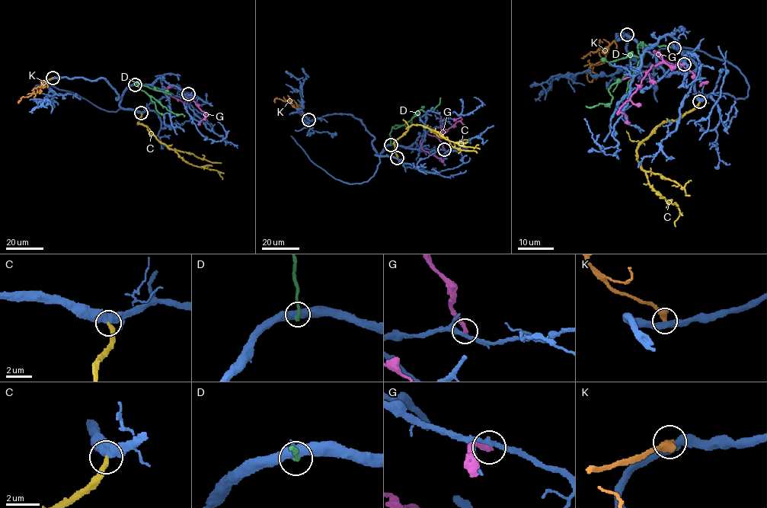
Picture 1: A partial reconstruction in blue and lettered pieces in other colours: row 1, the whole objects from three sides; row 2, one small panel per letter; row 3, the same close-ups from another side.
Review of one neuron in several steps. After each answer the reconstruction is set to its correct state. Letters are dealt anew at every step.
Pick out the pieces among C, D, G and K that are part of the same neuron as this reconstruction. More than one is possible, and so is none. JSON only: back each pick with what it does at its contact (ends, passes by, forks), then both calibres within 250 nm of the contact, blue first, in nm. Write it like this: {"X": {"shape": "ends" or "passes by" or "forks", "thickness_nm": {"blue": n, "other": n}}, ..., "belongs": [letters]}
{"C": {"shape": "ends", "thickness_nm": {"blue": 480, "other": 300}}, "belongs": ["C"]}

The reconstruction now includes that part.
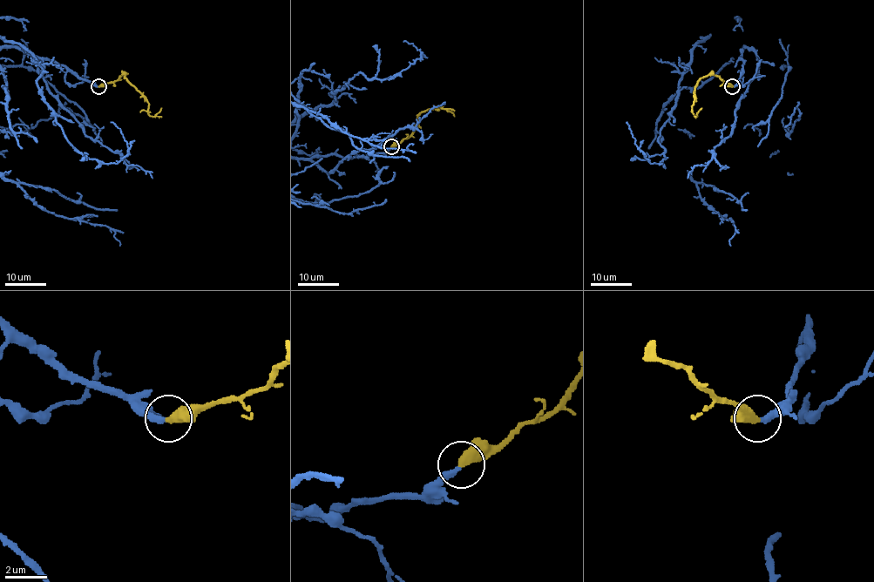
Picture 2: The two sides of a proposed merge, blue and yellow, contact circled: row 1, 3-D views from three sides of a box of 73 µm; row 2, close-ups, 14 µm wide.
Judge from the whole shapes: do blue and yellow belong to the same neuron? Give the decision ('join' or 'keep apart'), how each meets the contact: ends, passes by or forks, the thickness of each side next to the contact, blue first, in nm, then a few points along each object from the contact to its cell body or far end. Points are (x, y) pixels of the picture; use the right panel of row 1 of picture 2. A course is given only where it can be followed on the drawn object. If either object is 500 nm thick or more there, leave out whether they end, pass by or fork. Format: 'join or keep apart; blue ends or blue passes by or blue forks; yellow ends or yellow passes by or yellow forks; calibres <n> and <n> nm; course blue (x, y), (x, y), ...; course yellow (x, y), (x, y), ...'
join; blue ends; yellow ends; calibres 280 and 480 nm; course yellow (733, 85), (714, 74), (703, 77), (694, 88), (693, 114), (694, 117), (702, 108)

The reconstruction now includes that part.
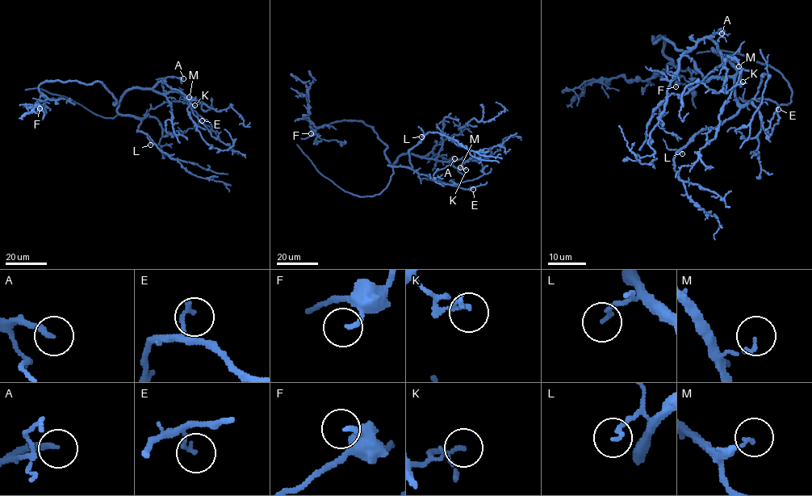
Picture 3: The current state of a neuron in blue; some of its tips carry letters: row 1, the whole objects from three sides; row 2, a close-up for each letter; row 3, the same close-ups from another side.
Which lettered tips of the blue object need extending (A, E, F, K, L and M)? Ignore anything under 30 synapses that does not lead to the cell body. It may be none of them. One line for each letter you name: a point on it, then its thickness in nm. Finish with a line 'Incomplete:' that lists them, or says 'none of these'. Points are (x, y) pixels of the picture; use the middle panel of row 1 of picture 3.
A: place (454, 158); calibre 200 nm
Incomplete: A

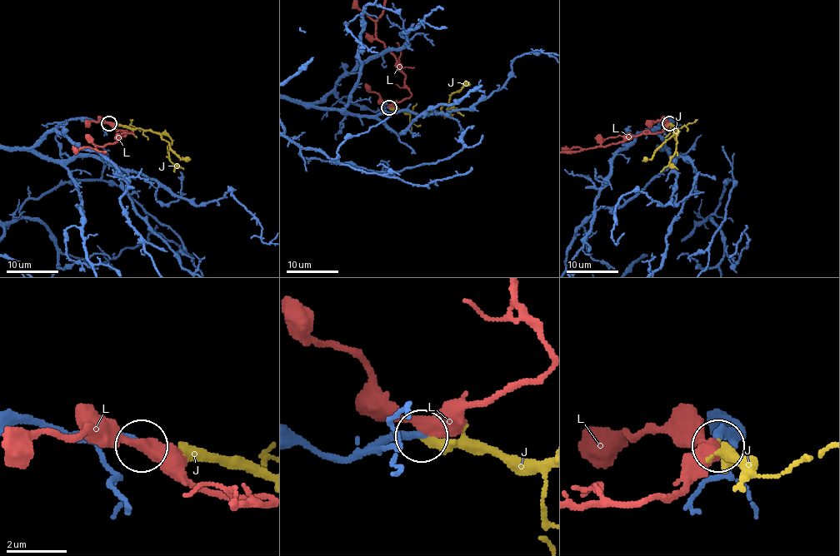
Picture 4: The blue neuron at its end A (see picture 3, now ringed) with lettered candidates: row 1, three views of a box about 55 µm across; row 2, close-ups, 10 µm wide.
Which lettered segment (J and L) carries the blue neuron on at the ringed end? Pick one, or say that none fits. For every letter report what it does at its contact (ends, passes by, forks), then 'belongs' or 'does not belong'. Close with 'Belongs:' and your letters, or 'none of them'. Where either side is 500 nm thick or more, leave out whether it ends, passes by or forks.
J: it ends there; belongs
L: it passes by; does not belong
Belongs: J

